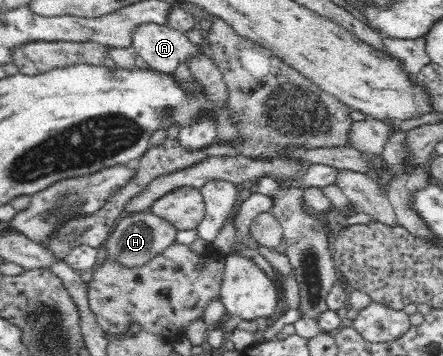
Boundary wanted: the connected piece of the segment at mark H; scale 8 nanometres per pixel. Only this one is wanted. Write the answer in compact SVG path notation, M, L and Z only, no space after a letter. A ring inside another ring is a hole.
M148 211L122 215L103 244L107 251L106 258L114 259L122 267L141 267L155 256L161 255L167 246L175 243L176 232L176 227L170 224L170 221L166 221Z

